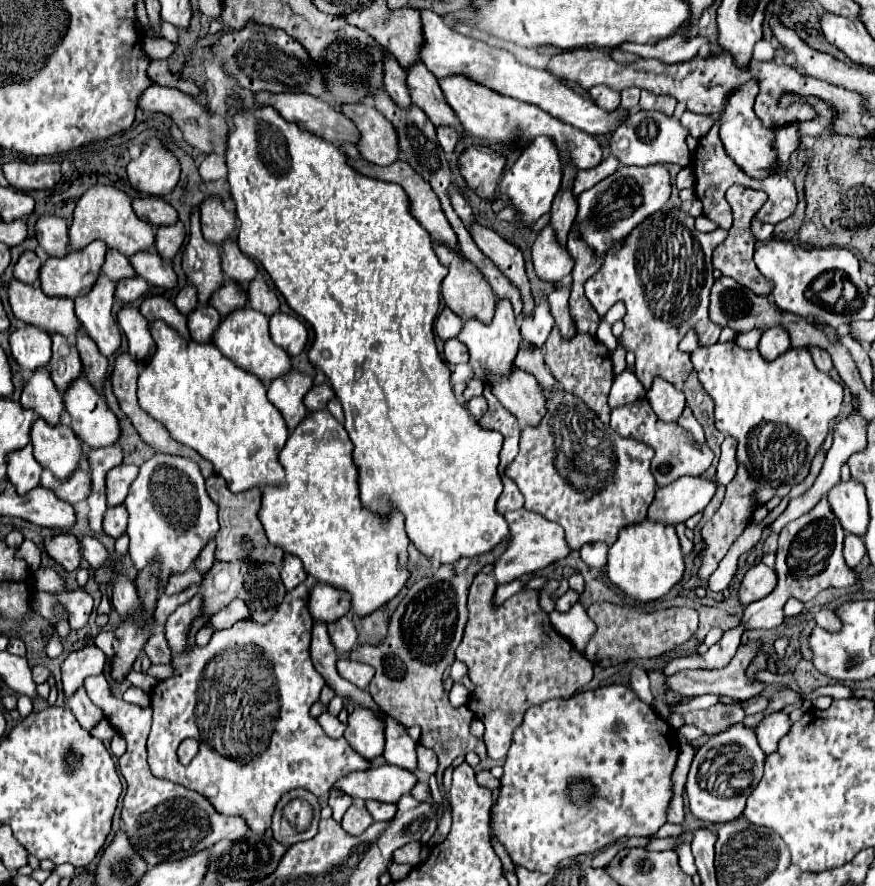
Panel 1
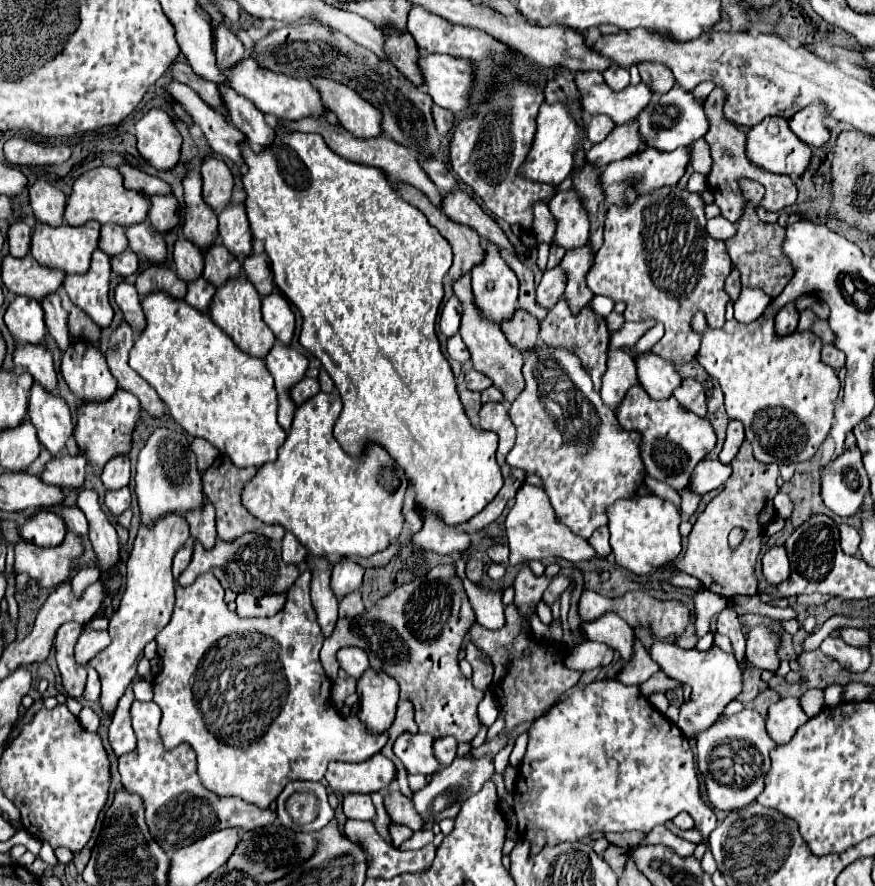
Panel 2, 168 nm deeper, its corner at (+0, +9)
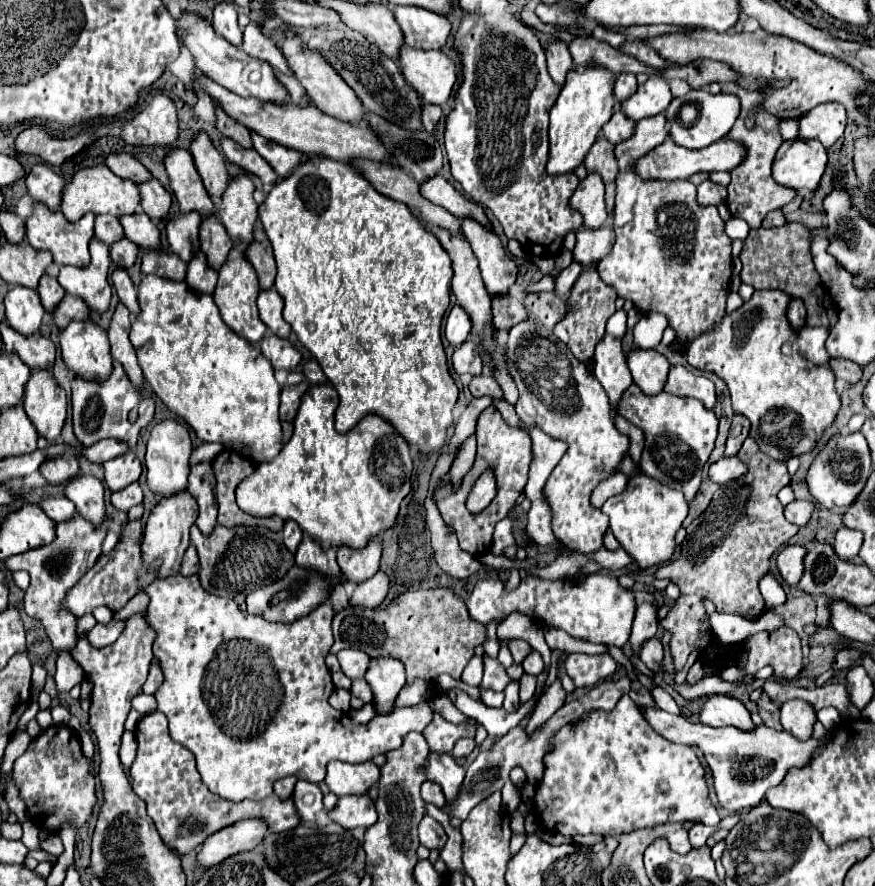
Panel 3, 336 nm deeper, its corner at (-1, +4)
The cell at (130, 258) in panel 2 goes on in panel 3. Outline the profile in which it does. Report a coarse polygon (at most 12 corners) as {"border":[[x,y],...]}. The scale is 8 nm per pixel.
{"border":[[124,237],[110,247],[116,267],[130,269],[138,247]]}

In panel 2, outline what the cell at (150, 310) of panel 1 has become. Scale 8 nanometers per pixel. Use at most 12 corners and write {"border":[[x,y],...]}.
{"border":[[163,264],[141,270],[141,296],[163,290],[183,298],[187,284]]}

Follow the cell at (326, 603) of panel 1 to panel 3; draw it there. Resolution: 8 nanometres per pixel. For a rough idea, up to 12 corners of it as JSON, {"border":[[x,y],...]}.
{"border":[[380,537],[366,549],[338,549],[346,583],[358,585],[378,571]]}

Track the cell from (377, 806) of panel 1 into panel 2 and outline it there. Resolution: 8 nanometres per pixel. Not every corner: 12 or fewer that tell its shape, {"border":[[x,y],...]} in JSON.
{"border":[[399,790],[385,794],[385,808],[397,824],[423,830],[411,798]]}

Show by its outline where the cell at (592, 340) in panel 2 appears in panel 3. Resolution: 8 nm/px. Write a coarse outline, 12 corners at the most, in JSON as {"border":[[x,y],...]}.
{"border":[[582,273],[554,337],[582,363],[594,359],[614,289]]}

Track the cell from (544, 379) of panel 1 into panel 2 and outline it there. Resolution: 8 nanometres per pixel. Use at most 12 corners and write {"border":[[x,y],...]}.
{"border":[[517,312],[501,322],[519,350],[537,346],[539,320]]}

